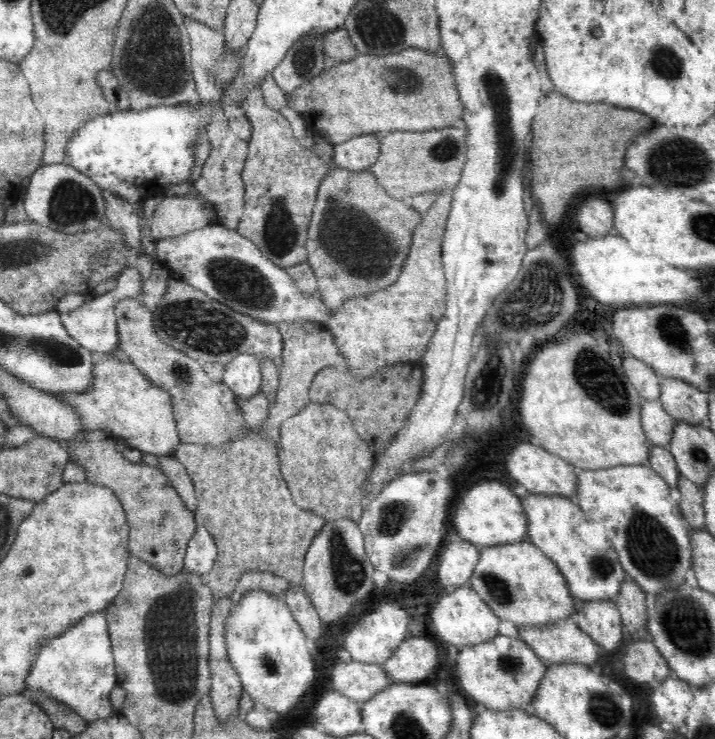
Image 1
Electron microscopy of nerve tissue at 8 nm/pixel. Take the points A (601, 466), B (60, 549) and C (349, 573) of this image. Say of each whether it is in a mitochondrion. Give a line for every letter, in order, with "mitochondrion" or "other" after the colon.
A: other
B: other
C: mitochondrion

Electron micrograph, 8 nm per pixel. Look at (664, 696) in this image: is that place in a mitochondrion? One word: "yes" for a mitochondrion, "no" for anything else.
no

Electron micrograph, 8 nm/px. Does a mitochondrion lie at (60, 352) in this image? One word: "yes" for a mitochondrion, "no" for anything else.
yes

